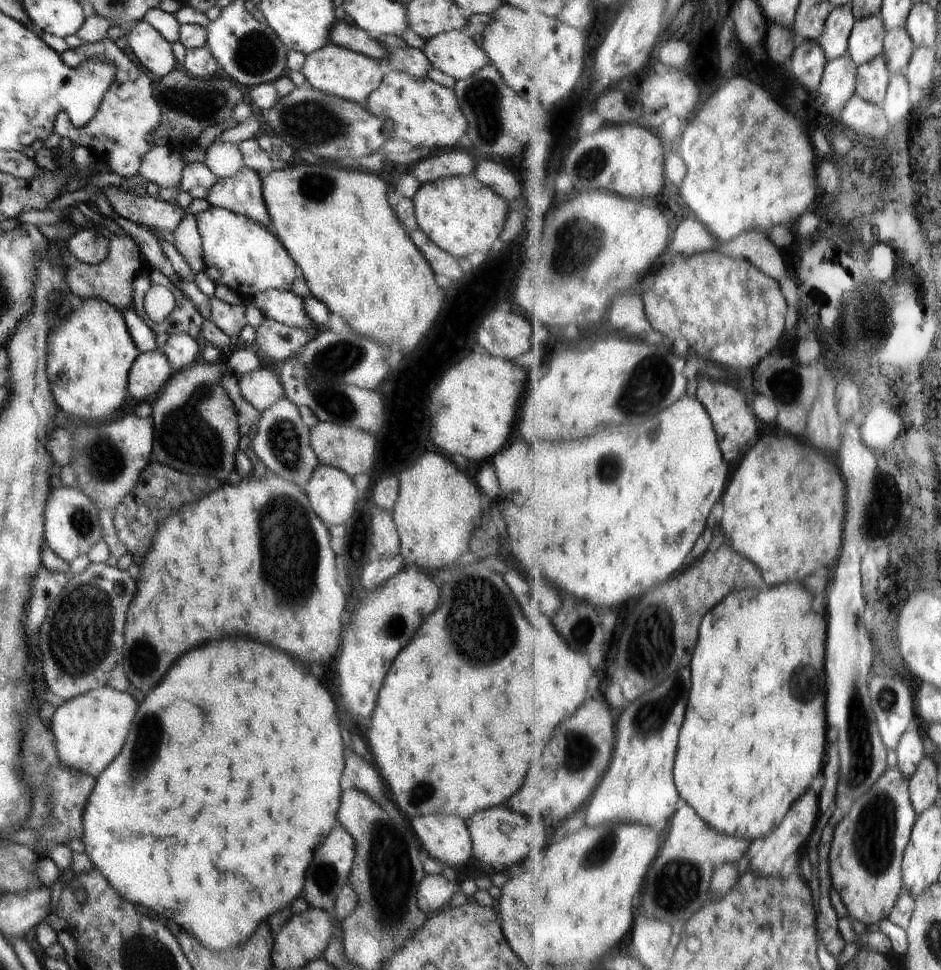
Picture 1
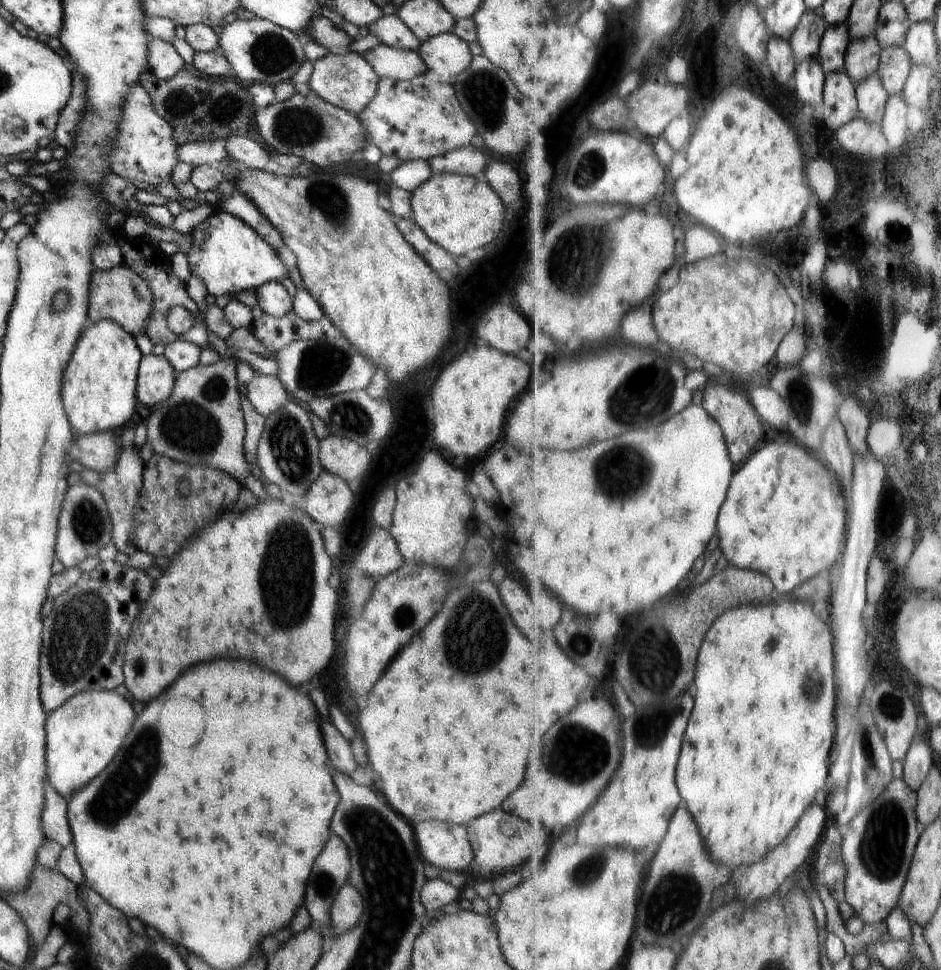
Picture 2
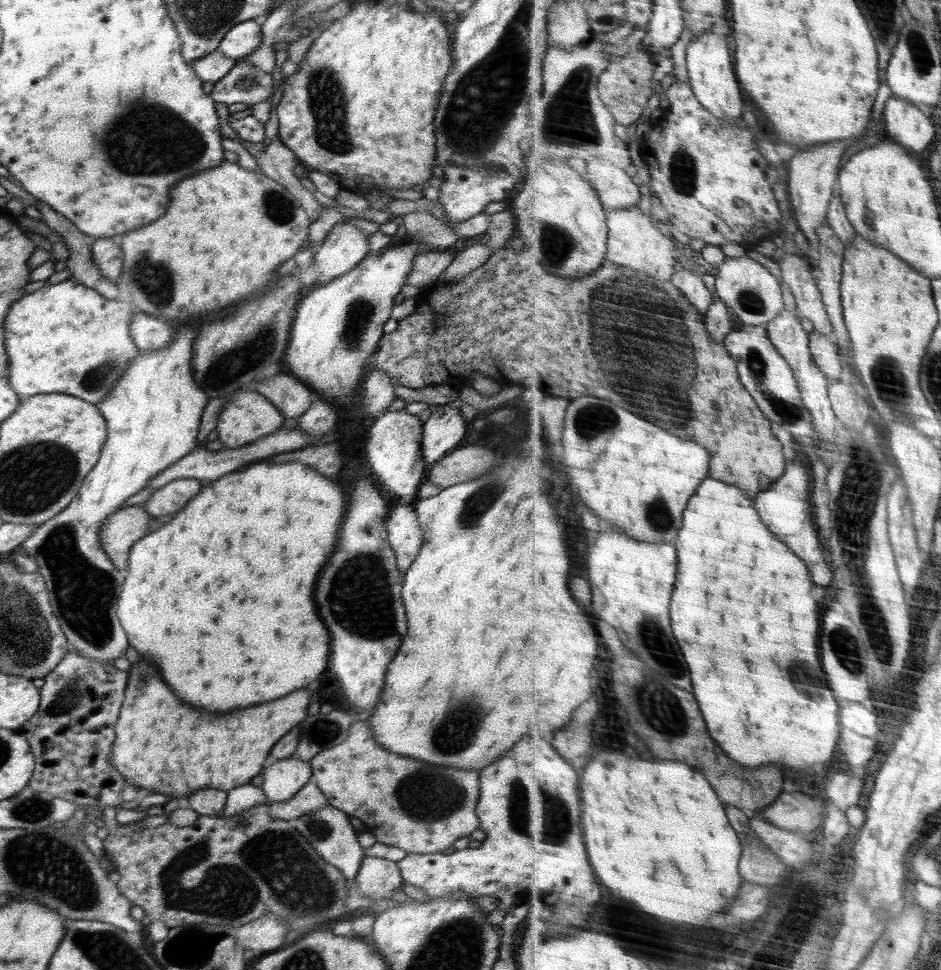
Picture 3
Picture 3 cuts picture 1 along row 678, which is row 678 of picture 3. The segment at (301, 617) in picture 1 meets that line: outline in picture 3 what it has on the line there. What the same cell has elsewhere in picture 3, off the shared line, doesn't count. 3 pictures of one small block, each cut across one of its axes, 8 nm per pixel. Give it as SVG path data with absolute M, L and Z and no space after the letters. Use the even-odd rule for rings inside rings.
M140 662L132 666L128 674L125 697L115 726L111 759L126 782L142 788L145 793L188 797L201 788L216 788L227 793L231 788L250 784L253 778L262 775L265 760L276 741L308 716L309 703L314 699L306 690L296 690L284 698L264 702L254 708L234 710L230 714L210 714L180 702L160 678L154 664Z

